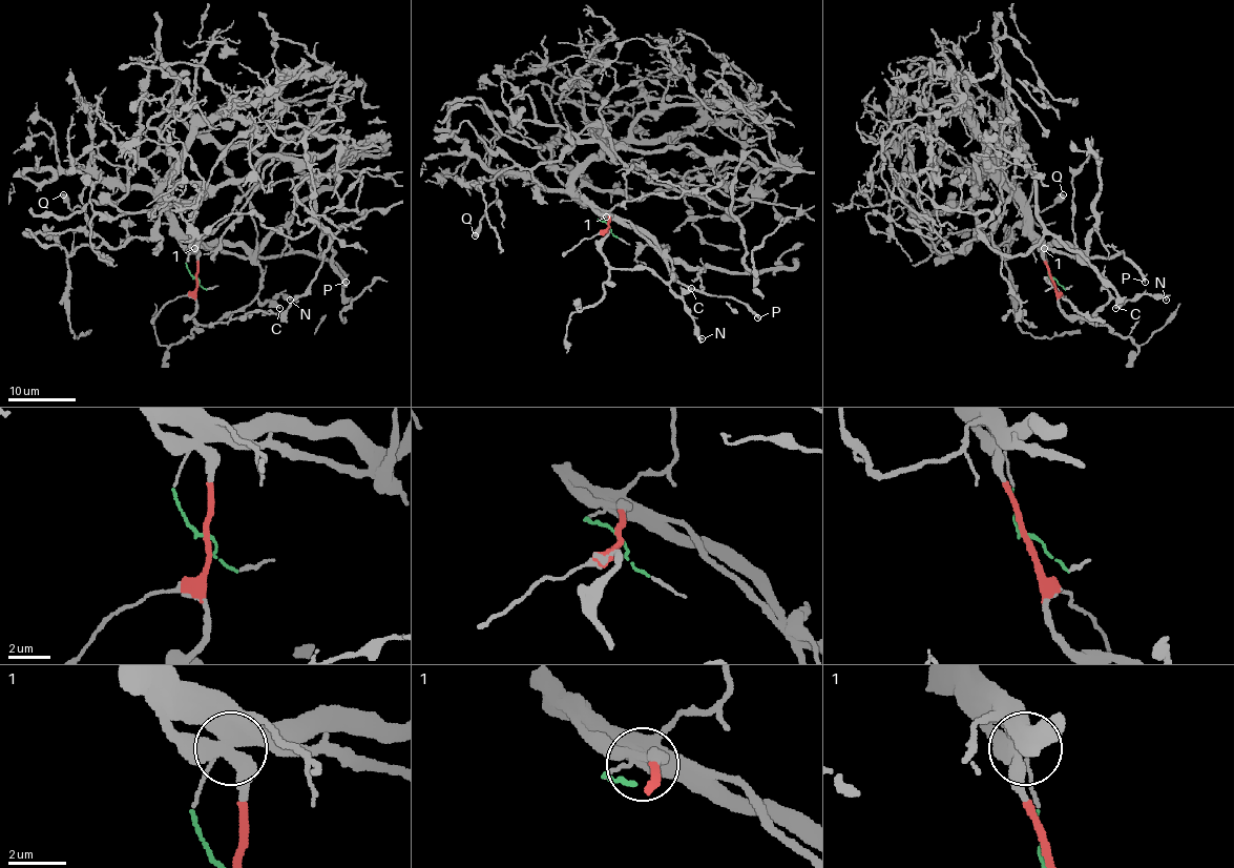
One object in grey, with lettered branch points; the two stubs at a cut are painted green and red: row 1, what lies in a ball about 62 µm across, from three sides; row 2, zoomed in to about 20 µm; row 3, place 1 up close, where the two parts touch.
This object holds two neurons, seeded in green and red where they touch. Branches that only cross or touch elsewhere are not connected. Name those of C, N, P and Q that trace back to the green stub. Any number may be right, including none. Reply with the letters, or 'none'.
P, Q

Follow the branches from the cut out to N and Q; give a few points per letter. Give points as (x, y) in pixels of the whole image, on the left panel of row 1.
N: (195, 278), (195, 311), (189, 315), (201, 324), (214, 324), (255, 298), (268, 302), (281, 293), (290, 301)
Q: (195, 278), (186, 263), (192, 243), (150, 192), (92, 176), (82, 192), (84, 211), (72, 211), (62, 194)

